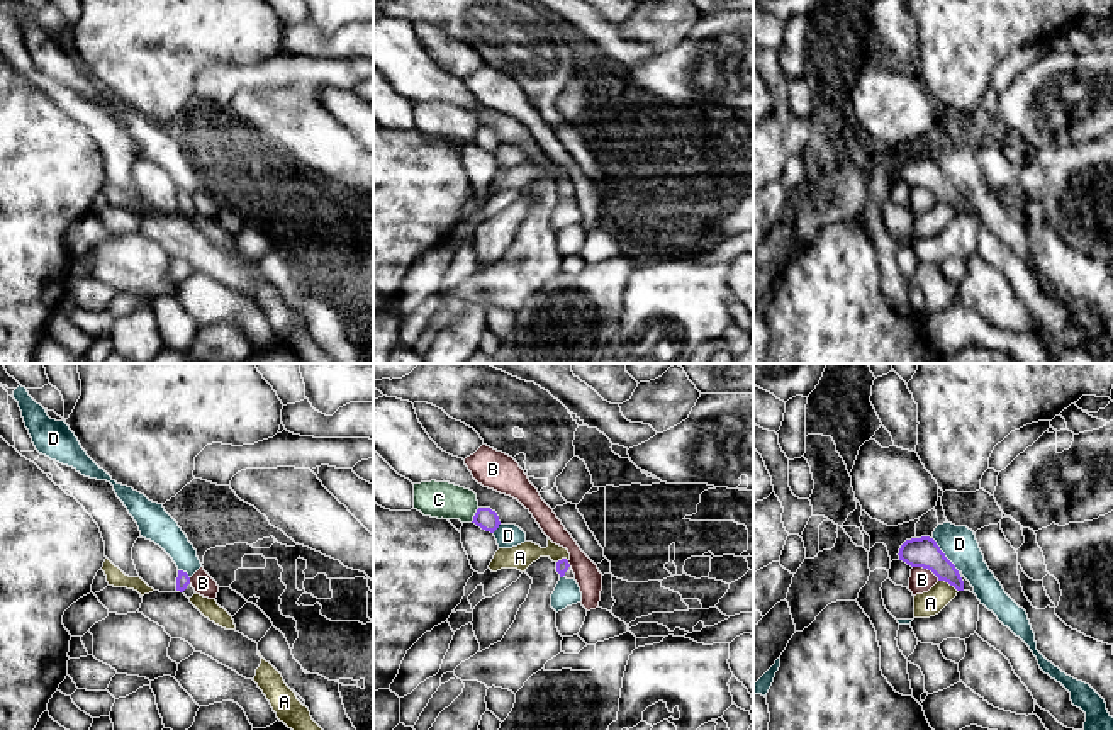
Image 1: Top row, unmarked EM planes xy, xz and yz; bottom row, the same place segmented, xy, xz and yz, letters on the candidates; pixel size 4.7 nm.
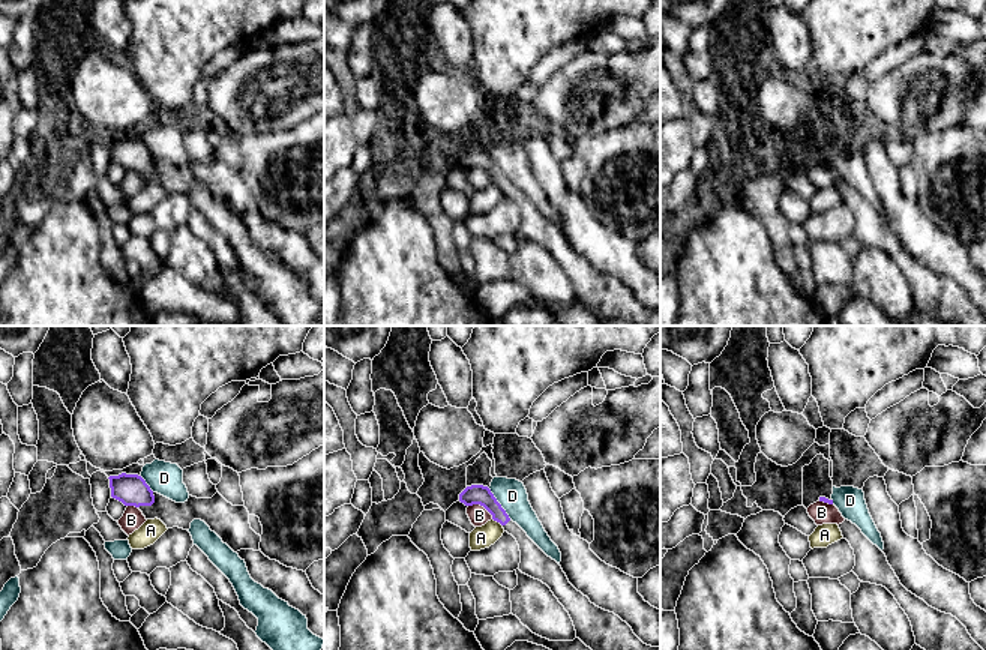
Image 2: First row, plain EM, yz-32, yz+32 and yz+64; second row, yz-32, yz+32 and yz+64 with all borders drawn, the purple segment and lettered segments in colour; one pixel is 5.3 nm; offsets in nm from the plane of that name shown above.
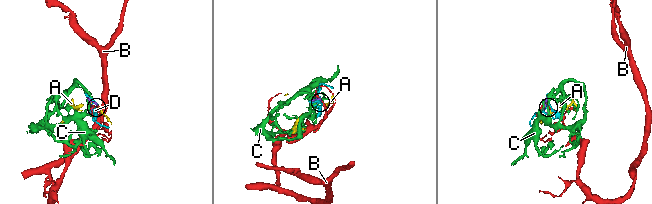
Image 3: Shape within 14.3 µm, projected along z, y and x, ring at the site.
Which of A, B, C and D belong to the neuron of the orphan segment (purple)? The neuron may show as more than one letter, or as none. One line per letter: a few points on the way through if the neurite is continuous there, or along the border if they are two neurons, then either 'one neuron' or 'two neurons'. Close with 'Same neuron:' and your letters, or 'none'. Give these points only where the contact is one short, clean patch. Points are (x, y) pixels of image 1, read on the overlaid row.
A: two neurons
B: two neurons
C: two neurons
D: two neurons
Same neuron: none

